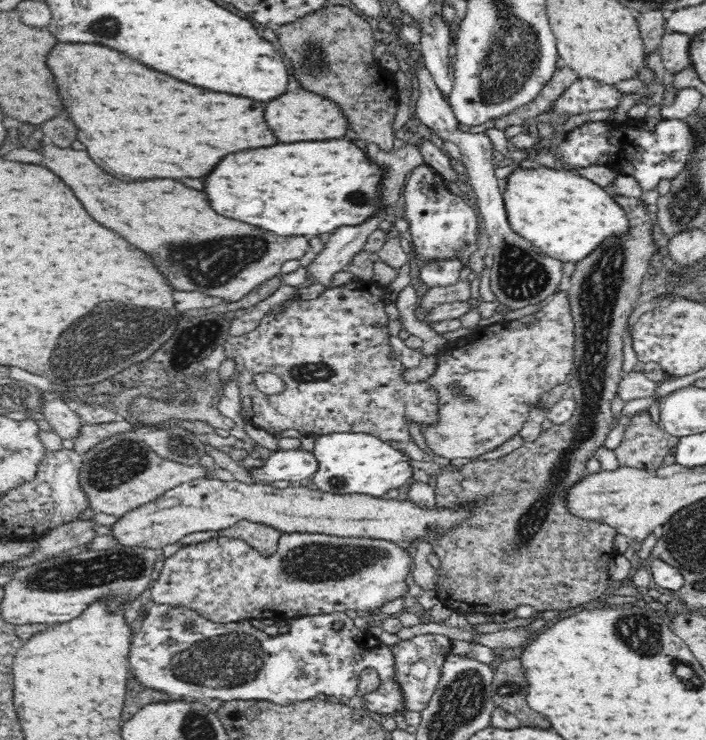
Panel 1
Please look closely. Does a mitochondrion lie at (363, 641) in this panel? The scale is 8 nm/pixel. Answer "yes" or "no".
no

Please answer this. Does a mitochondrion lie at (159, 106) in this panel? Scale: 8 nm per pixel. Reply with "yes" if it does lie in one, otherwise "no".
no

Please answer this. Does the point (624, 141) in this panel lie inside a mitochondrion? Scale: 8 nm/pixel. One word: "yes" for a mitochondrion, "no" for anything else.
no

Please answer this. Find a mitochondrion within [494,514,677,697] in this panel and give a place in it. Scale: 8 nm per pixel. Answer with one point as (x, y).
(640, 634)

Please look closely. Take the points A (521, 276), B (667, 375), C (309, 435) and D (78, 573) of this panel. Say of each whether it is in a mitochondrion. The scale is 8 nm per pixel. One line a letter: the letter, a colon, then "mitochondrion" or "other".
A: mitochondrion
B: other
C: other
D: mitochondrion

